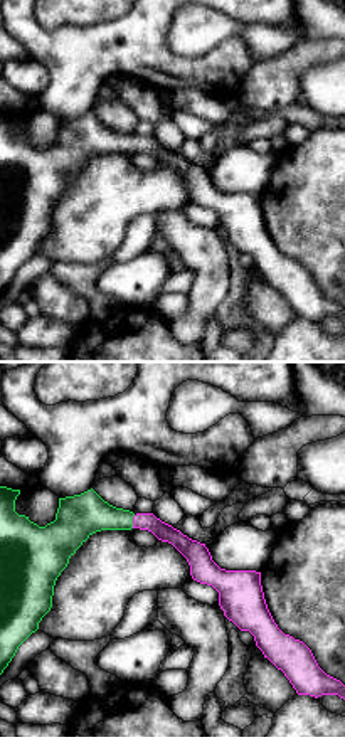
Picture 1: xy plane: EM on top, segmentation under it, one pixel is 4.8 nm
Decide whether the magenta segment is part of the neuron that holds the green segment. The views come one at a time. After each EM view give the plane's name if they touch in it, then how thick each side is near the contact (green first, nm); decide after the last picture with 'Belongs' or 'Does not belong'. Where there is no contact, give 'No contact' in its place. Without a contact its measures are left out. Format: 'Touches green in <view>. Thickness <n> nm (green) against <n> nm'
Touches green in xy. Thickness 200 nm (green) against 90 nm

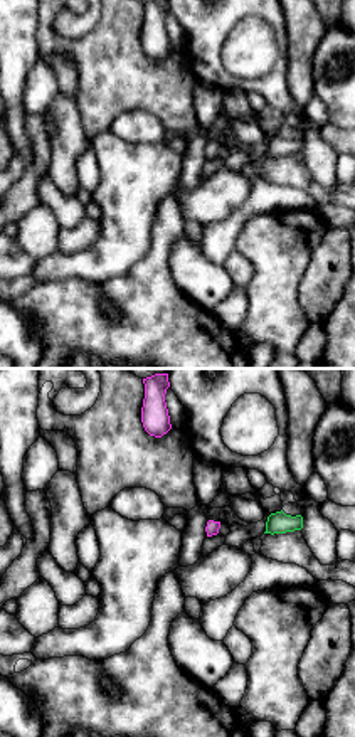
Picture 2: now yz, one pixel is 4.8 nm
No contact

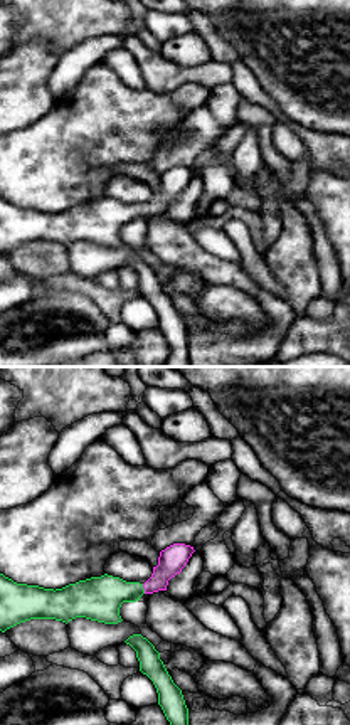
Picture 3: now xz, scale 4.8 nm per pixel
Touches green in xz. Thickness 200 nm (green) against 130 nm

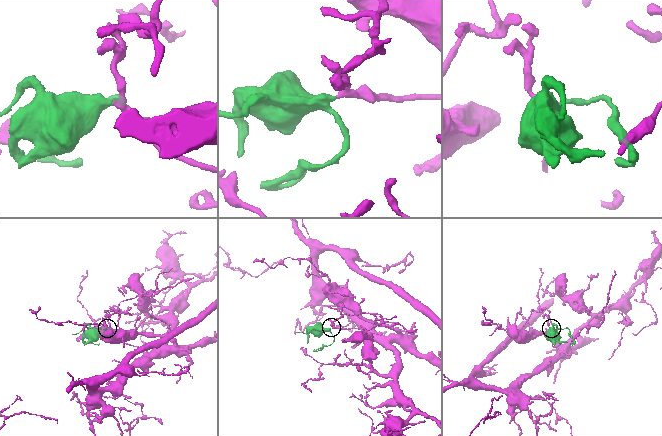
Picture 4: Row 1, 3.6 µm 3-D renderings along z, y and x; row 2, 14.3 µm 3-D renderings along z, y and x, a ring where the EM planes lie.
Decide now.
Belongs

